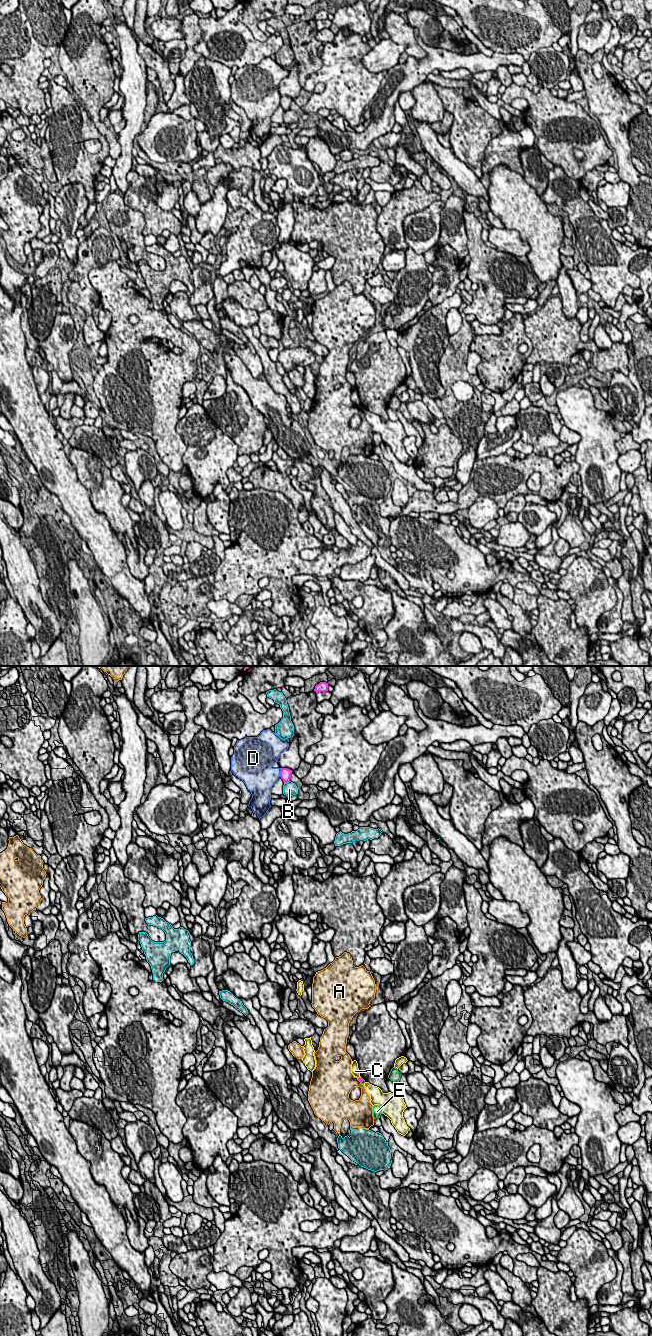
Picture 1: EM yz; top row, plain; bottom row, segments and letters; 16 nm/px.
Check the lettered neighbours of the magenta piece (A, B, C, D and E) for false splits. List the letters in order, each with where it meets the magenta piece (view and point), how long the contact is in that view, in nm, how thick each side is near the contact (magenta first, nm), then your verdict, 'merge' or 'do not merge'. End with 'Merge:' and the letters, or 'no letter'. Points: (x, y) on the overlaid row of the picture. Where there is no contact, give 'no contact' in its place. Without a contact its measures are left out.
A: yz (358, 1079) | 100 nm | 70/380 nm | do not merge
B: yz (286, 782) | 110 nm | 190/220 nm | do not merge
C: yz (359, 1077) | 60 nm | 70/130 nm | do not merge
D: yz (280, 772) | 150 nm | 190/360 nm | do not merge
E: yz (362, 1080) | 70 nm | 70/50 nm | do not merge
Merge: no letter

